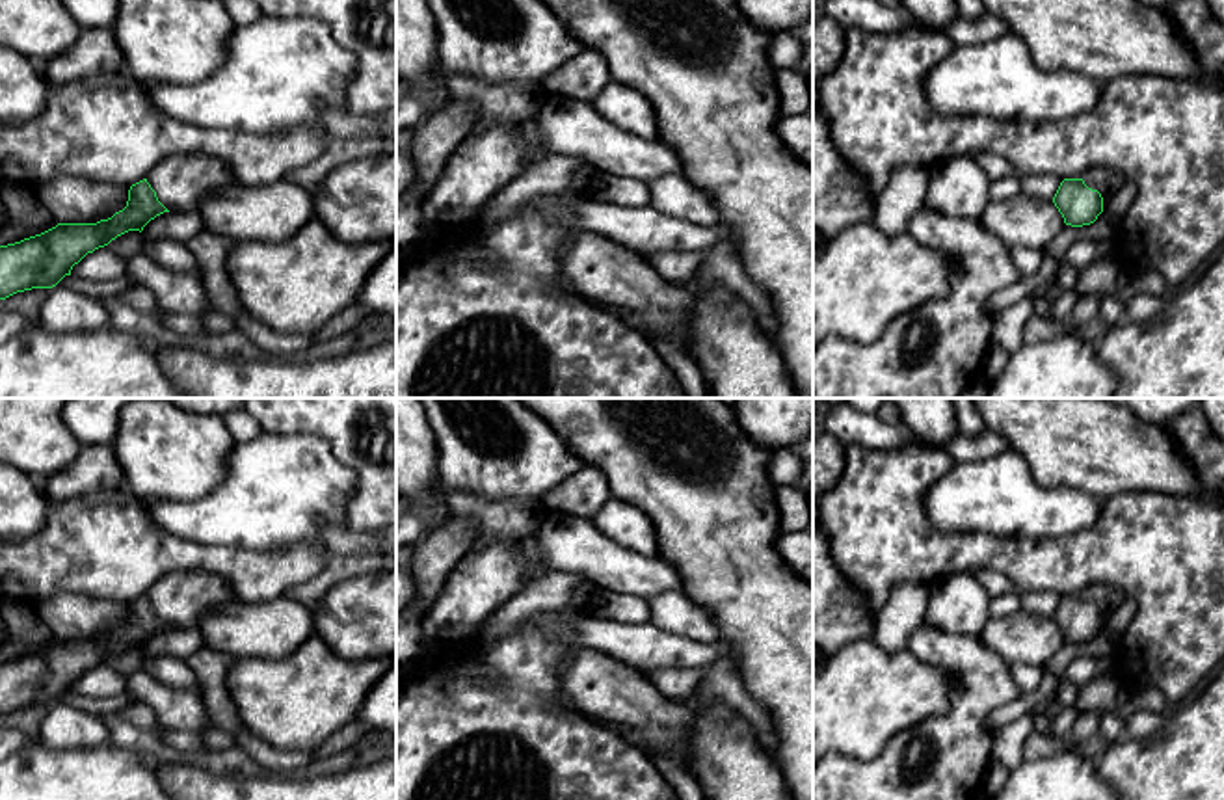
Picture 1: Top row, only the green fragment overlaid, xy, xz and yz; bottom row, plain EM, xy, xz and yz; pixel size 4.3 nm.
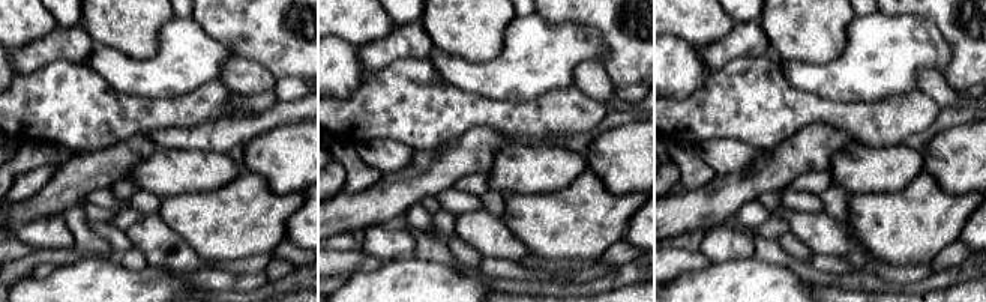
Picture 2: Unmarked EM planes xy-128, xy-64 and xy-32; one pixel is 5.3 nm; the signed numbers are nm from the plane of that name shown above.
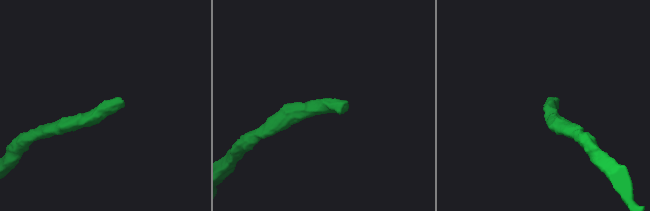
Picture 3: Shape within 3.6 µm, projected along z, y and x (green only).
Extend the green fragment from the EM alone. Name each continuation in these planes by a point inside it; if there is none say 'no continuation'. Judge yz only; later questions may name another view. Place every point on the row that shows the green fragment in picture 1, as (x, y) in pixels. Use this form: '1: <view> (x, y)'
1: yz (1104, 181)

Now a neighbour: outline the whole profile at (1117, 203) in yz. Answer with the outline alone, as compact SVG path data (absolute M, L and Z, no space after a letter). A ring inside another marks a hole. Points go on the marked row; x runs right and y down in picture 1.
M1120 180L1120 184L1103 199L1103 210L1114 220L1122 220L1137 197L1137 184L1133 180Z

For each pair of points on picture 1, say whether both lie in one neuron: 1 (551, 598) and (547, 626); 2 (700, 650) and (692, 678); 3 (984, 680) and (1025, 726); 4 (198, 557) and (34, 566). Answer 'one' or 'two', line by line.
1: two
2: two
3: two
4: one

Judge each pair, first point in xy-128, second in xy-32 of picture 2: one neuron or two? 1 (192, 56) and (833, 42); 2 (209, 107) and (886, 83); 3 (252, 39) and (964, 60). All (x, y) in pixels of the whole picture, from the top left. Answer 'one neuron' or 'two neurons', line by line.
1: two neurons
2: two neurons
3: one neuron

